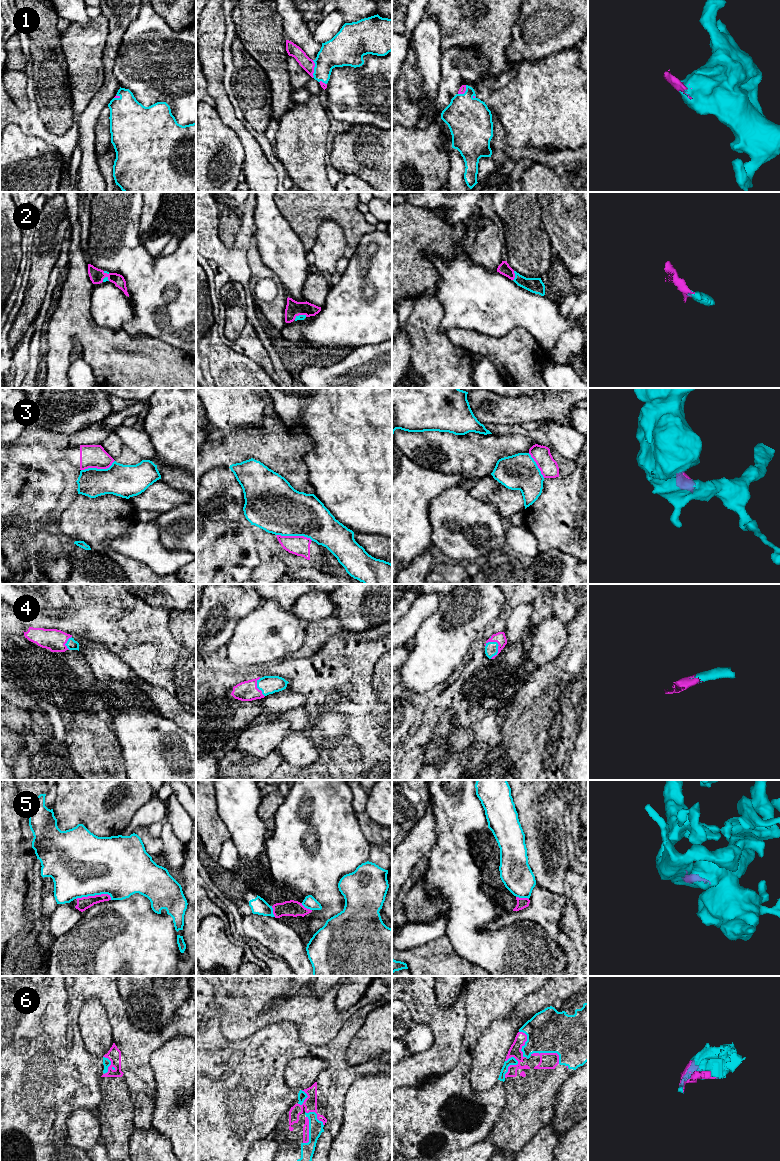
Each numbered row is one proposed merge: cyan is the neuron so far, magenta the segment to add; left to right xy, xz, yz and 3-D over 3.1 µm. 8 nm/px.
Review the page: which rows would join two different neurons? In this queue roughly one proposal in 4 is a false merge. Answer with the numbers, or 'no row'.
3, 5

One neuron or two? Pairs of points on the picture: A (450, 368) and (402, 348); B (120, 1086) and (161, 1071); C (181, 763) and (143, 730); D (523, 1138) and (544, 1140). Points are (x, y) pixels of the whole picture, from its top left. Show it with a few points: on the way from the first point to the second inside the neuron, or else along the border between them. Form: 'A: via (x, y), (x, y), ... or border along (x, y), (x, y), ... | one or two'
A: border along (405, 328), (410, 343), (410, 360), (404, 374) | two
B: border along (152, 1073), (153, 1075) | two
C: via (172, 759), (152, 739) | one
D: border along (547, 1124), (519, 1150) | two

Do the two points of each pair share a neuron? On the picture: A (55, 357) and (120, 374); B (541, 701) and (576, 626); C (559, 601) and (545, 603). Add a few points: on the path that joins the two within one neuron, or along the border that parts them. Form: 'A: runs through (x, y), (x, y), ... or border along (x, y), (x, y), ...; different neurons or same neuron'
A: runs through (71, 341), (74, 338), (84, 338), (104, 358); same neuron
B: runs through (551, 682), (575, 658), (576, 645); same neuron
C: border along (555, 594), (552, 614); different neurons

